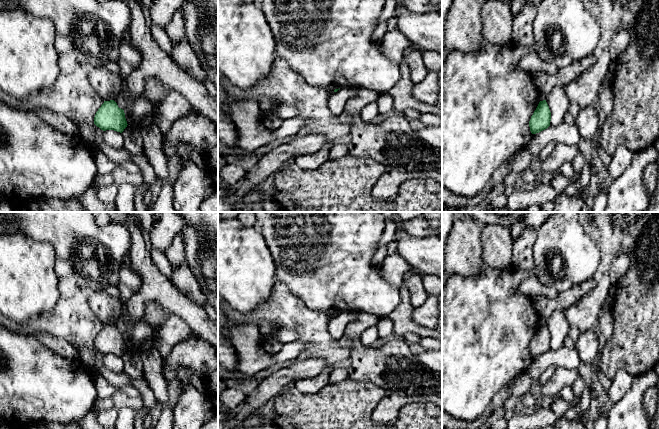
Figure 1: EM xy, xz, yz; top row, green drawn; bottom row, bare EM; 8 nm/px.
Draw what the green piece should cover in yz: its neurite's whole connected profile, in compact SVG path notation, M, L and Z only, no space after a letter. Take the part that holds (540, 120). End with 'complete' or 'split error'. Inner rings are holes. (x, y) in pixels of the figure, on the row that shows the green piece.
M546 100L540 101L529 121L532 134L539 133L550 126L551 112Z; complete

